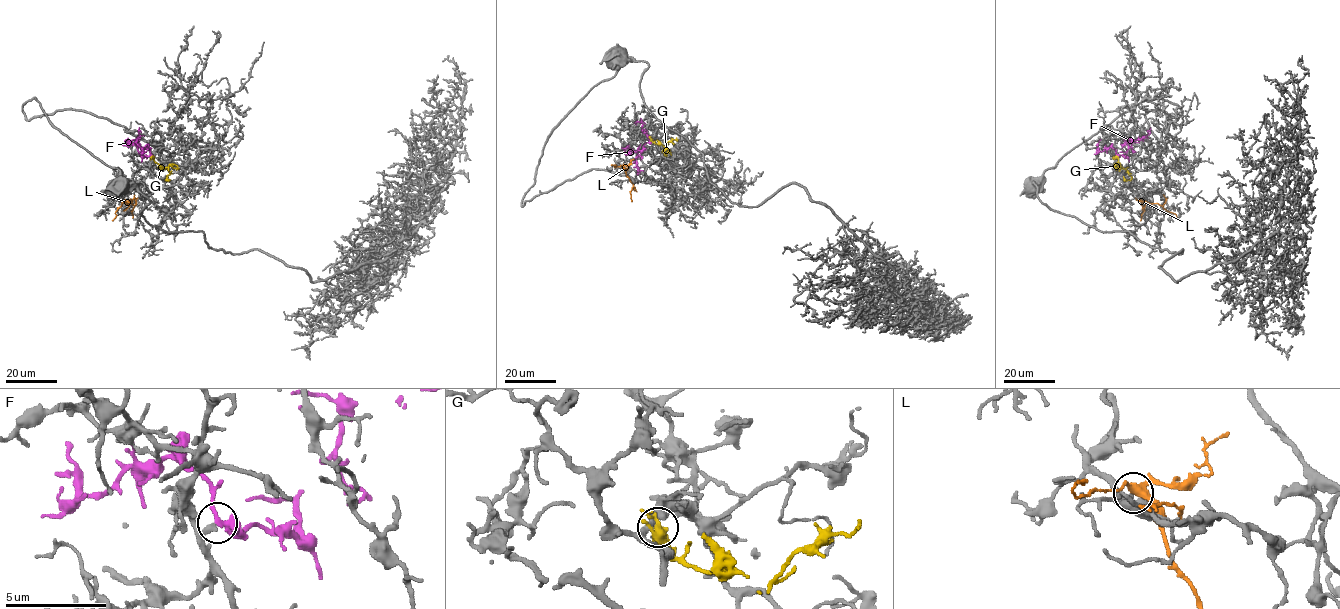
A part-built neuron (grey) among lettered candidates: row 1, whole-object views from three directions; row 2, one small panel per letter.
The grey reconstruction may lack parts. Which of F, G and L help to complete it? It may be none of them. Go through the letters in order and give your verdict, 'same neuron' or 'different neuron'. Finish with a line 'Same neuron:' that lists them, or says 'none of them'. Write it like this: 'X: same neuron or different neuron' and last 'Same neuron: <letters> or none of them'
F: same neuron
G: different neuron
L: different neuron
Same neuron: F

